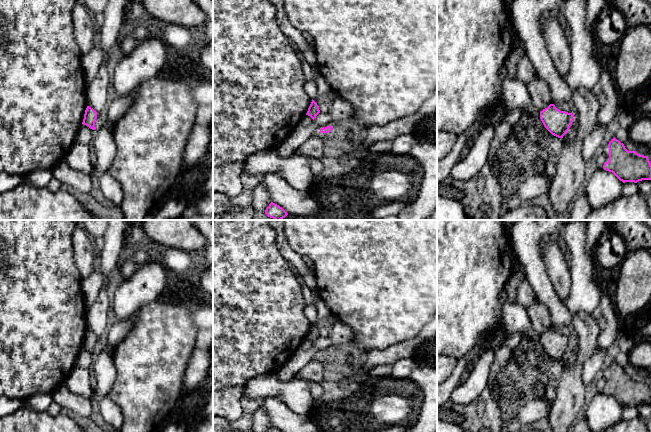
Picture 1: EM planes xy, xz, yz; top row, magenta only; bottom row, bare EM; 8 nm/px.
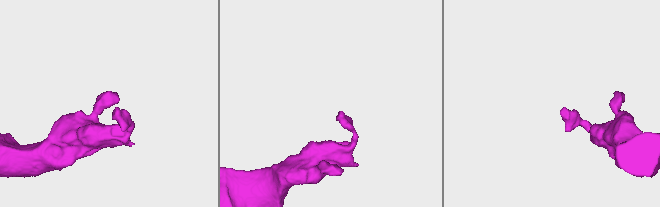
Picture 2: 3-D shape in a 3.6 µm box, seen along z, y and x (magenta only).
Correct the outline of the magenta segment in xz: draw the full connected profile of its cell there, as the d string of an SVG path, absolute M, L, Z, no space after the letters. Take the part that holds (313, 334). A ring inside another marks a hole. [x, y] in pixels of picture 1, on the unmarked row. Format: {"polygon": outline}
{"polygon": "M312 323L312 326L308 332L306 339L310 340L314 344L319 337L320 337L319 330Z"}

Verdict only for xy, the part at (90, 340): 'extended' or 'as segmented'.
as segmented

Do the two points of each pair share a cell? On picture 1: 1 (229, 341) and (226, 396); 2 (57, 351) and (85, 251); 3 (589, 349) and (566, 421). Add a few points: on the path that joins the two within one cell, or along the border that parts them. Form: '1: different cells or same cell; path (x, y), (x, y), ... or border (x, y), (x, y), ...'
1: different cells; border (243, 384), (223, 388)
2: different cells; border (73, 249), (74, 263), (82, 278)
3: same cell; path (576, 367), (571, 378), (568, 403)

